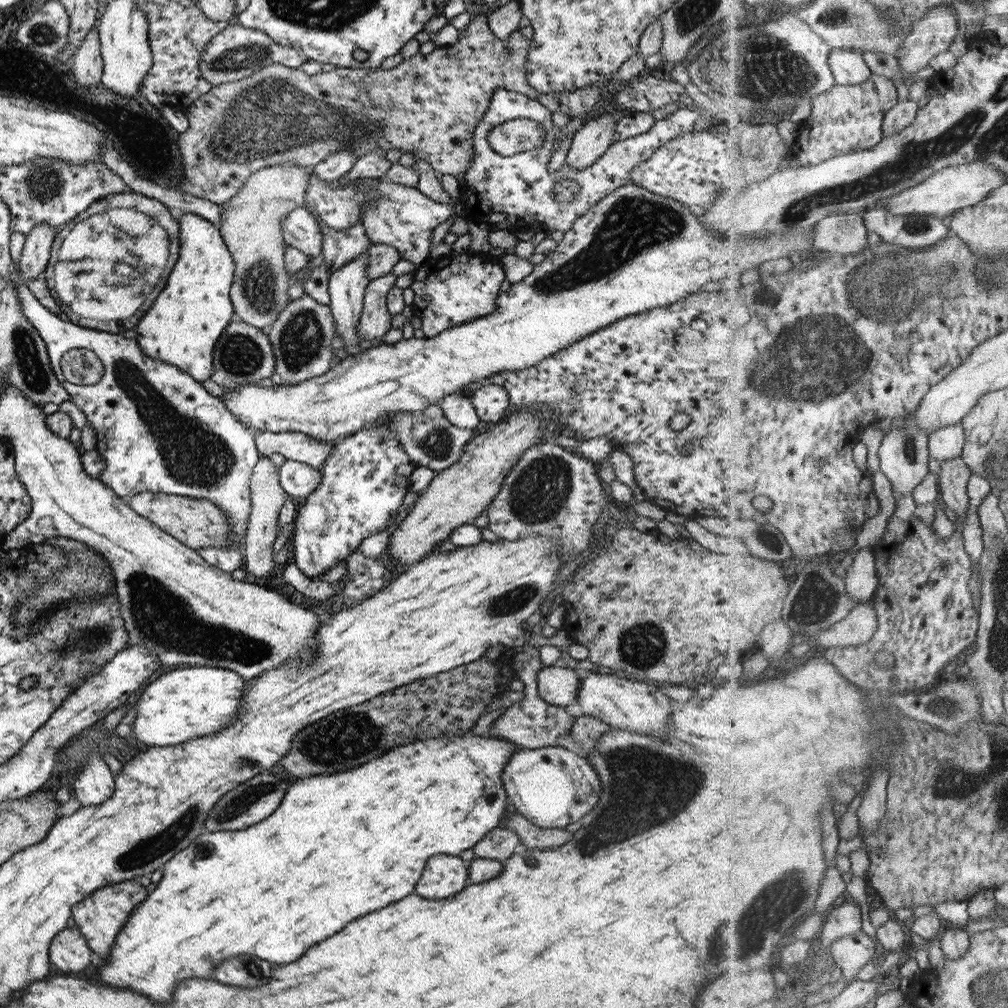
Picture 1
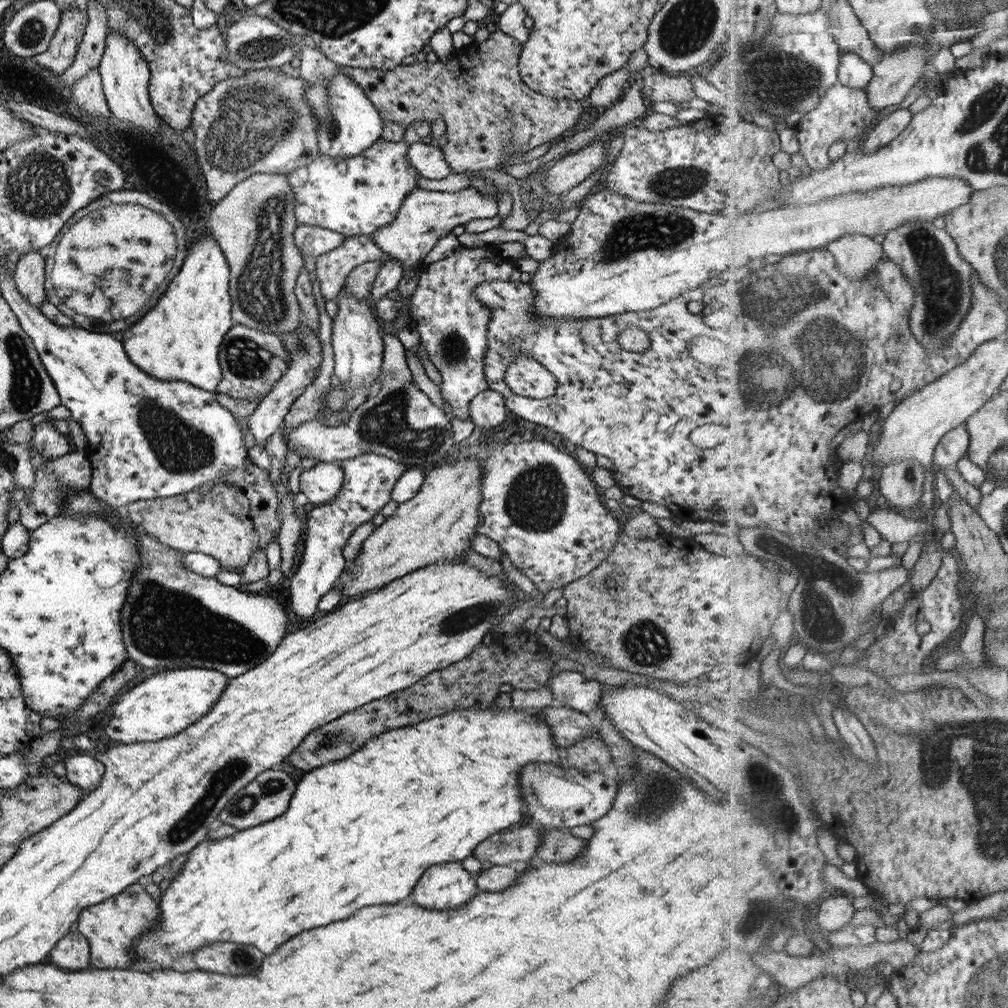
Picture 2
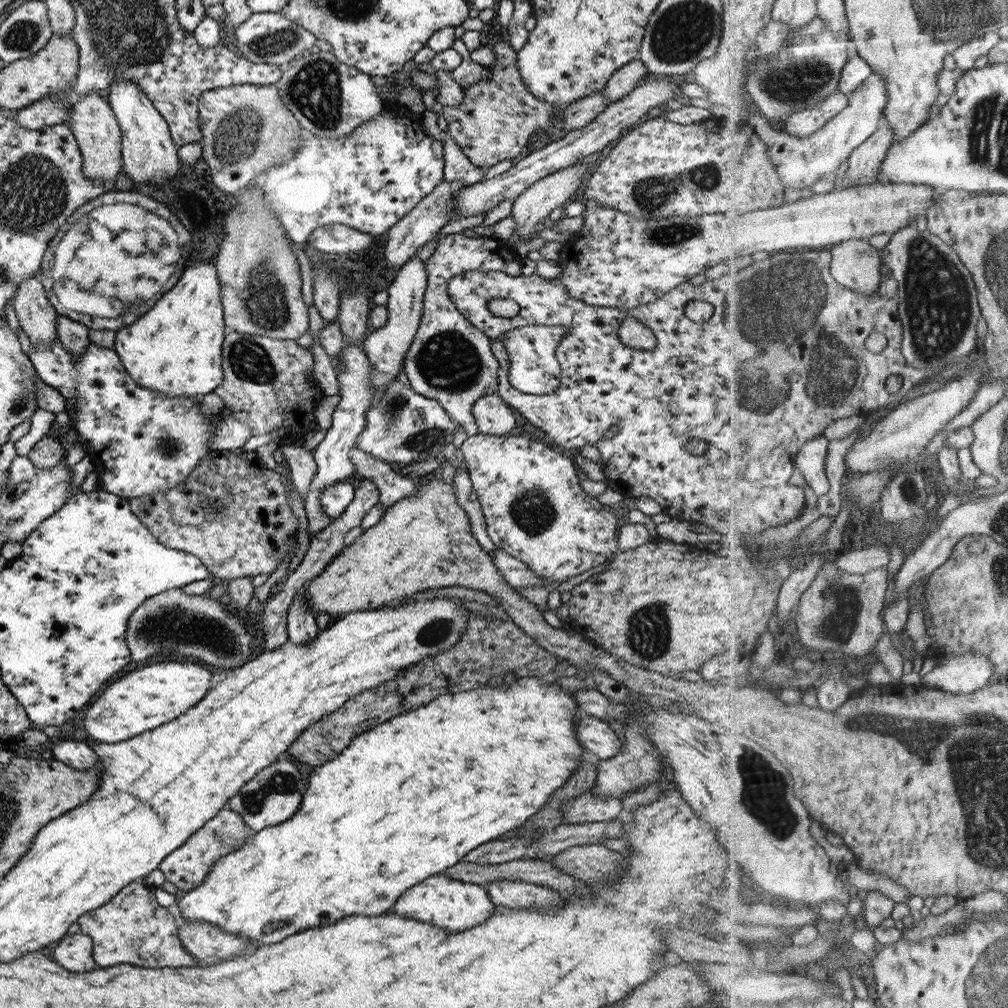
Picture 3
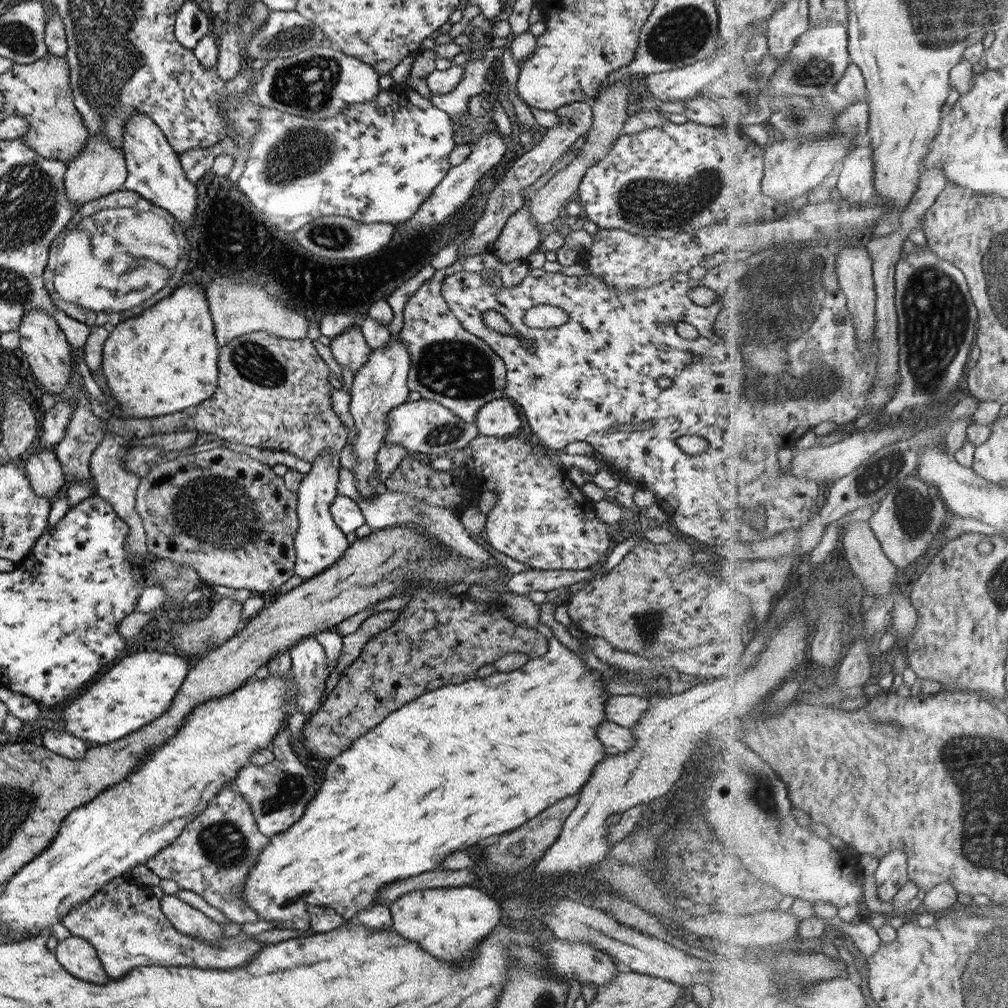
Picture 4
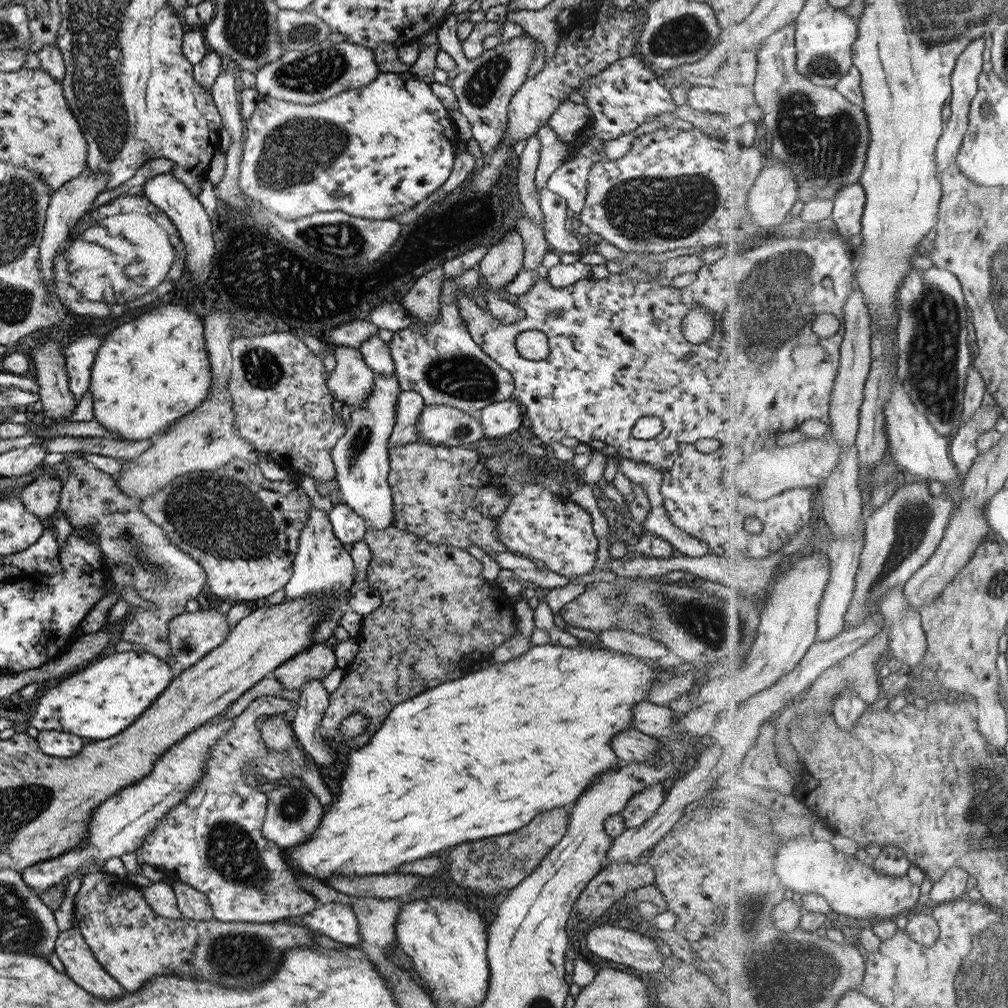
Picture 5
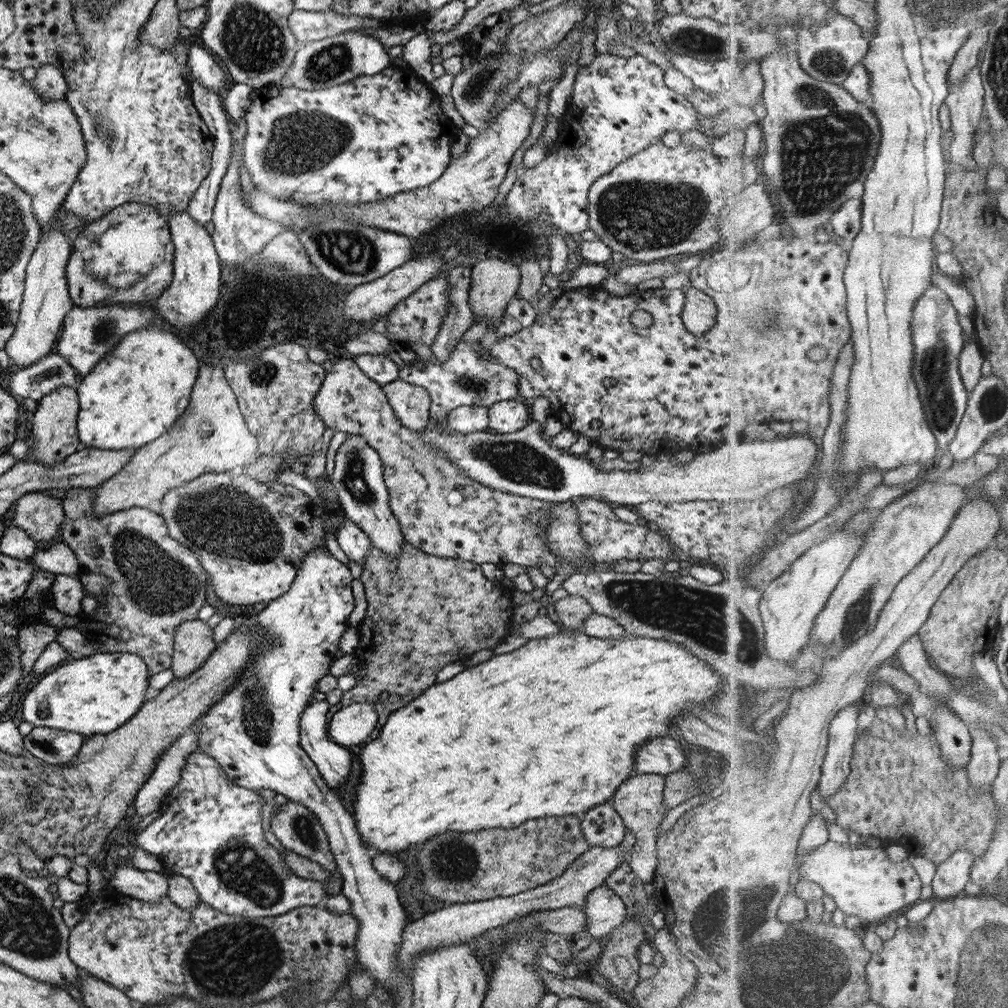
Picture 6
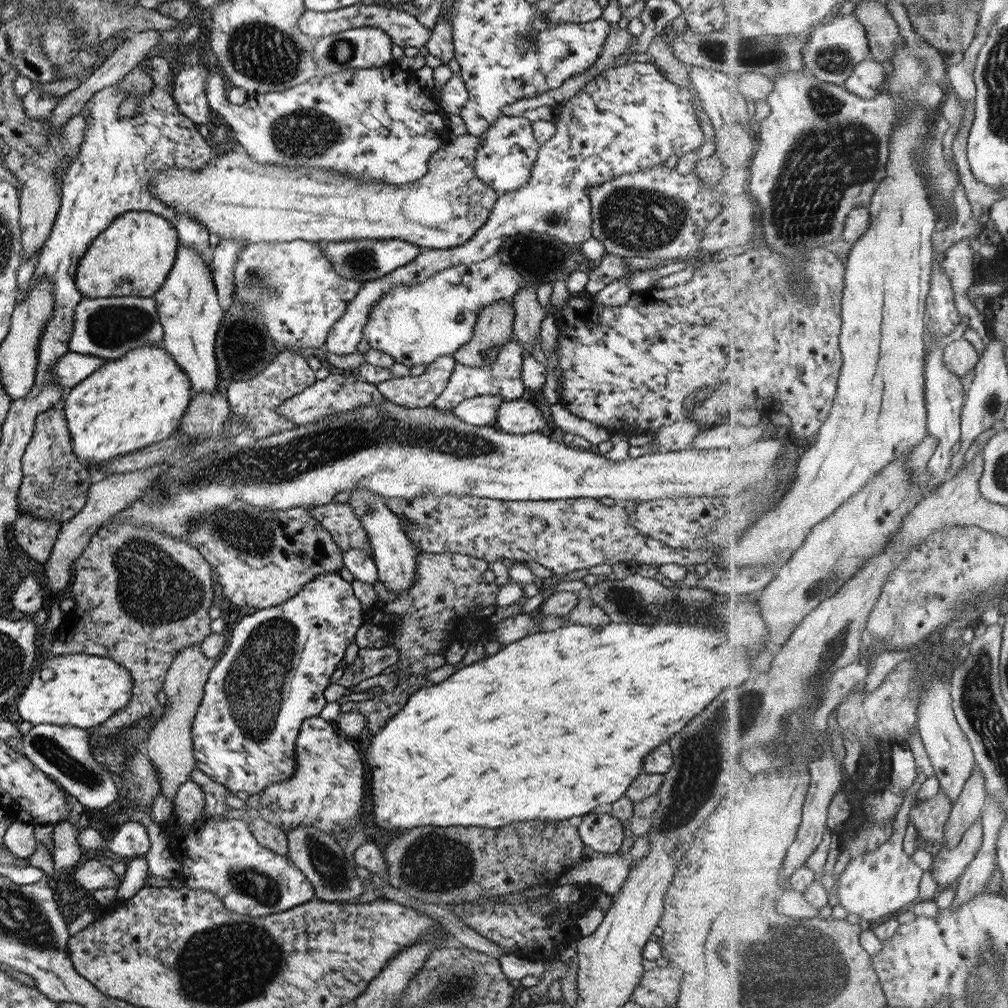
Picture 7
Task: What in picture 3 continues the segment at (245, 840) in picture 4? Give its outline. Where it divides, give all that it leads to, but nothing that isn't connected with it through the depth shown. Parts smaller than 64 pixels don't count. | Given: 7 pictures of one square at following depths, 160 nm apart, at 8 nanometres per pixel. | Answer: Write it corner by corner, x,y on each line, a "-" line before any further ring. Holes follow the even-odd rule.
221,808
213,818
207,820
199,830
191,834
180,847
163,858
158,864
158,869
162,872
165,882
175,885
179,892
191,890
203,880
215,859
236,851
247,837
251,837
251,834
253,831
236,812

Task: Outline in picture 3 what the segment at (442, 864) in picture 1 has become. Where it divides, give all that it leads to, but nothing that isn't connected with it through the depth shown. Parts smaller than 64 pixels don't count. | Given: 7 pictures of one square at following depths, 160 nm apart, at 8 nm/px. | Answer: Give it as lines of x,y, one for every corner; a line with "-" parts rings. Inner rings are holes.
437,873
408,888
397,897
393,908
395,913
403,915
405,918
414,918
424,923
430,922
450,933
459,933
472,926
477,926
492,915
494,904
480,885
461,882
459,879
449,878
443,873

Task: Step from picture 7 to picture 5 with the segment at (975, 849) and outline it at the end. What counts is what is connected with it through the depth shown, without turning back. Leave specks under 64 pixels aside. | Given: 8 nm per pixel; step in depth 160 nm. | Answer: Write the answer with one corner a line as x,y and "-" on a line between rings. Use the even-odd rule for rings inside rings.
960,866
950,868
941,879
932,885
929,898
938,904
964,899
965,890
969,886
967,882
969,876
970,874

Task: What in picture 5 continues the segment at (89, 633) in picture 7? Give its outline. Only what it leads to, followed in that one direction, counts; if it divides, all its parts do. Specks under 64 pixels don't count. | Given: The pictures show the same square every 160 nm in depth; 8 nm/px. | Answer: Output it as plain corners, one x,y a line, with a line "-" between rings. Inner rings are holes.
67,453
62,460
68,466
68,475
59,493
58,510
65,520
69,520
73,532
86,533
77,536
95,536
91,541
99,548
107,571
114,566
125,567
132,576
133,590
143,600
156,606
153,611
132,606
128,614
119,620
117,628
121,630
121,640
141,644
141,651
167,662
170,654
168,622
173,616
182,613
187,601
193,600
206,584
203,567
191,556
173,547
159,526
141,512
139,500
124,495
117,486
115,476
108,475
84,460
83,453

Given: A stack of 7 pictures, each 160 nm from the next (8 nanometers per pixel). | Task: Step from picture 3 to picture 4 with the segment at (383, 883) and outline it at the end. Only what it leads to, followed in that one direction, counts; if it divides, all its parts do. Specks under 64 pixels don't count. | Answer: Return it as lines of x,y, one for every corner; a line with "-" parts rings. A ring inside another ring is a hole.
553,635
548,638
548,649
543,653
543,655
529,659
526,664
523,664
520,668
517,668
508,673
500,673
495,671
491,675
484,678
477,678
477,680
469,680
465,684
459,684
459,686
443,686
443,688
437,688
433,692
427,692
419,698
414,698
411,702
405,704
405,706
400,706
397,710
390,712
379,724
376,724
373,728
370,728
365,734
358,736
343,752
340,752
337,756
329,759
327,765
325,766
325,772
322,775
322,782
319,788
317,788
316,793
311,798
309,804
305,805
303,814
293,823
288,829
285,829
279,834
274,834
268,838
268,843
263,846
259,851
258,857
256,858
256,863
251,867
249,873
245,875
241,890
240,897
242,901
249,907
255,914
258,914
260,920
265,922
270,922
272,926
276,928
292,928
295,930
310,930
310,932
324,933
333,930
338,927
343,922
348,922
348,920
354,920
355,915
360,910
364,908
370,908
373,904
377,903
378,892
380,888
384,888
388,882
395,882
396,880
402,880
402,878
411,878
422,872
432,871
437,869
438,866
443,862
446,856
449,856
455,850
465,850
469,846
473,846
475,842
479,842
481,838
487,838
487,836
493,836
493,834
501,835
509,831
515,830
517,826
521,826
523,822
527,822
530,818
537,816
542,810
545,810
551,804
555,804
561,800
561,798
567,798
567,795
578,794
580,788
587,782
588,776
591,774
593,767
607,754
604,752
602,744
599,744
595,740
595,728
599,722
603,722
603,702
609,697
607,689
607,678
610,679
614,677
609,674
601,674
588,668
579,657
569,651
566,647
561,645

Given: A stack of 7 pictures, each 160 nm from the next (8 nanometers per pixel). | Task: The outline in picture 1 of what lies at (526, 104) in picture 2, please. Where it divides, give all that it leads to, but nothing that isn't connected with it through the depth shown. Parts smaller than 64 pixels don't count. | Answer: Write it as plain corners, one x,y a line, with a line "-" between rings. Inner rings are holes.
475,14
470,16
470,21
463,30
458,30
457,42
448,46
435,47
430,54
421,54
417,52
410,58
403,58
400,64
397,64
395,68
389,68
389,70
382,70
379,68
334,68
330,72
319,72
309,76
300,69
291,69
283,64
271,64
257,70
251,76
234,81
227,82
218,86
213,86
211,90
205,94
196,98
189,106
188,109
183,110
187,121
189,122
188,128
178,134
177,148
180,154
180,168
182,168
183,180
181,180
181,192
189,194
197,198
203,198
209,202
214,202
220,205
225,201
228,201
241,187
243,183
247,181
249,175
256,170
265,168
266,166
273,166
282,162
290,162
294,165
299,165
310,169
314,164
317,164
320,160
323,160
328,154
336,152
336,150
350,150
353,154
356,154
358,159
364,154
369,154
372,150
380,148
383,151
387,150
400,150
401,152
409,152
412,154
412,158
422,158
437,175
438,174
456,174
462,173
467,170
469,166
472,146
471,146
471,135
474,126
481,122
483,114
487,112
489,101
492,98
492,94
495,90
503,89
510,90
516,93
524,94
527,98
535,99
539,101
539,104
549,112
555,113
560,112
569,116
569,120
577,118
577,116
584,116
589,113
594,104
599,99
600,88
583,88
575,89
574,91
559,91
552,93
539,93
527,84
525,80
525,57
527,57
527,51
529,51
529,39
523,39
518,30
513,30
507,35
507,39
499,40
489,30
487,19
485,15

